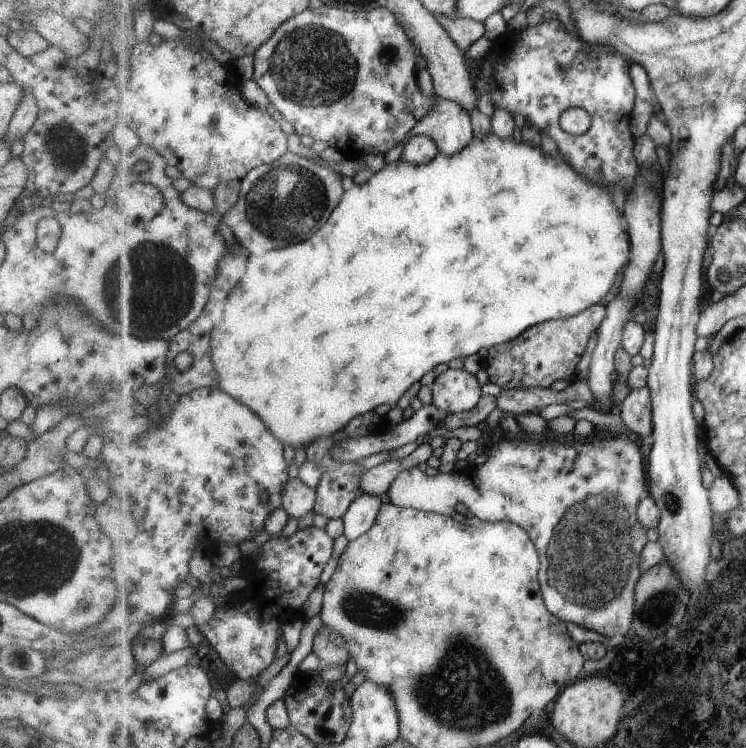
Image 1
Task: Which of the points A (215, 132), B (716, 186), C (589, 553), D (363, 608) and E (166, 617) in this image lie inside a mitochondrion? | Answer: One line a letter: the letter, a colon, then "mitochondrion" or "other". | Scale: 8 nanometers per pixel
A: mitochondrion
B: other
C: mitochondrion
D: mitochondrion
E: other

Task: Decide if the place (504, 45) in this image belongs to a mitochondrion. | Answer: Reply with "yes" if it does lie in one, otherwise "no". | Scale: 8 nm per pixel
no

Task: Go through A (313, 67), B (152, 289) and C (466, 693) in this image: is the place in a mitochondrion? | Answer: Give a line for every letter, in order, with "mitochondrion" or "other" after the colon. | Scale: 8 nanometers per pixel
A: mitochondrion
B: mitochondrion
C: mitochondrion

